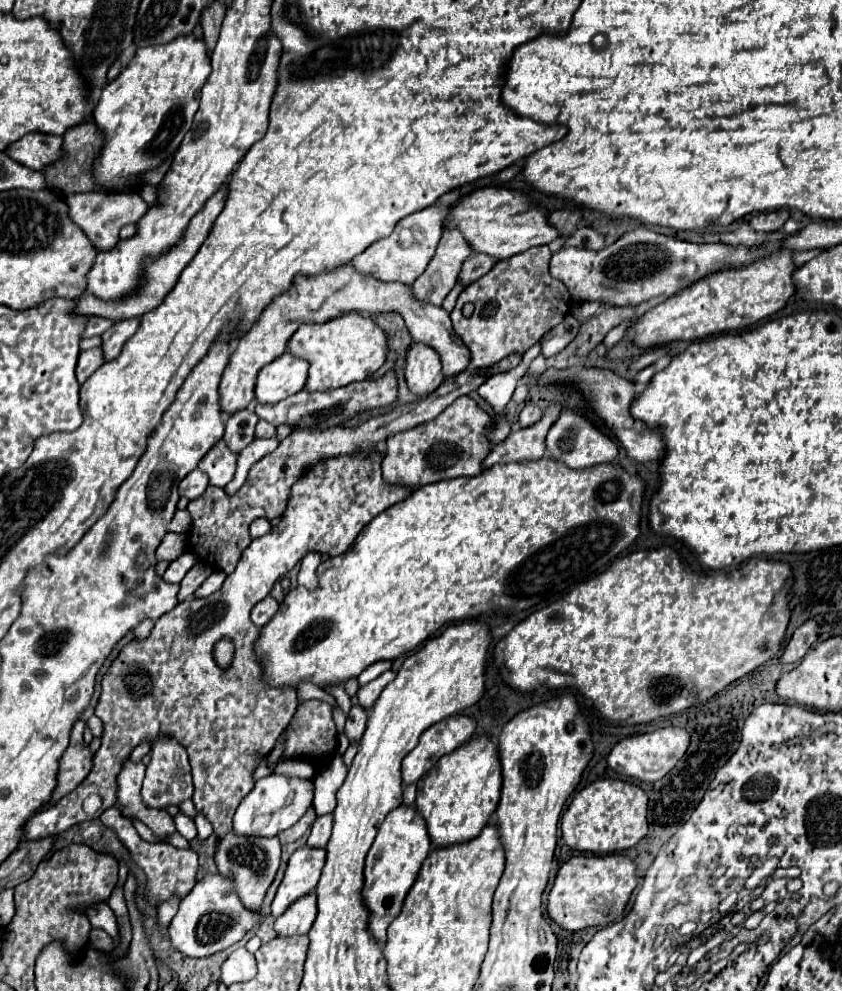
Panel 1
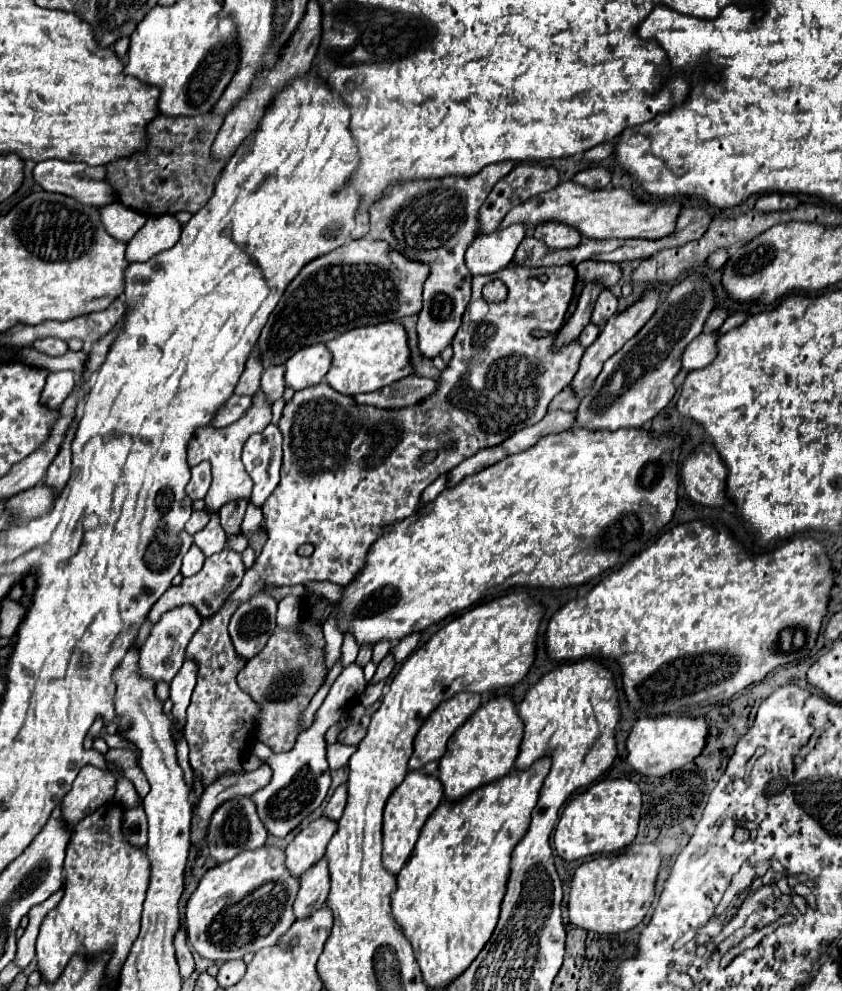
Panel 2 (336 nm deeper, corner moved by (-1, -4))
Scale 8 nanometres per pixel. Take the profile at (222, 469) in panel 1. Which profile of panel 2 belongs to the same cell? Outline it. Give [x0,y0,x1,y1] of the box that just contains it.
[188,390,272,512]

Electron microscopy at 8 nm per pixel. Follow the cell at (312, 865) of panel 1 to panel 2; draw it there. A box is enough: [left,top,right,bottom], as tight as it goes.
[286,816,338,876]

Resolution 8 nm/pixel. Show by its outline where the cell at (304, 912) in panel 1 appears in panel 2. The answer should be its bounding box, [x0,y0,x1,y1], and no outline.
[186,844,330,962]

